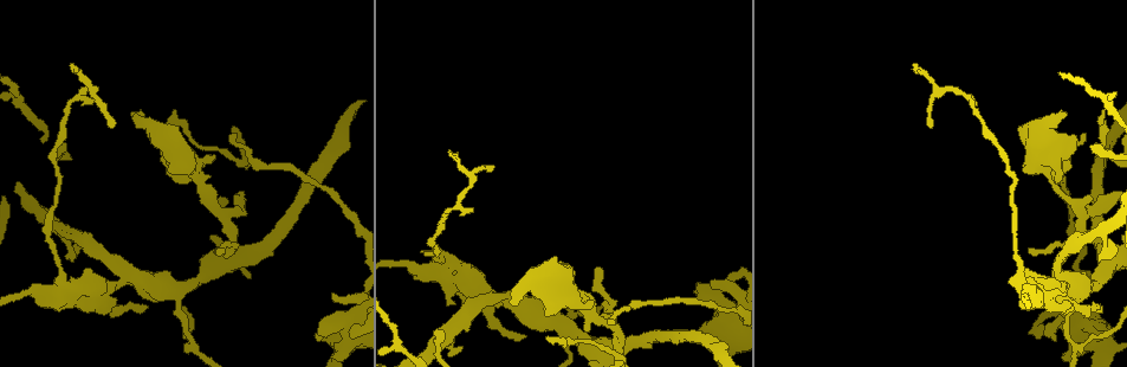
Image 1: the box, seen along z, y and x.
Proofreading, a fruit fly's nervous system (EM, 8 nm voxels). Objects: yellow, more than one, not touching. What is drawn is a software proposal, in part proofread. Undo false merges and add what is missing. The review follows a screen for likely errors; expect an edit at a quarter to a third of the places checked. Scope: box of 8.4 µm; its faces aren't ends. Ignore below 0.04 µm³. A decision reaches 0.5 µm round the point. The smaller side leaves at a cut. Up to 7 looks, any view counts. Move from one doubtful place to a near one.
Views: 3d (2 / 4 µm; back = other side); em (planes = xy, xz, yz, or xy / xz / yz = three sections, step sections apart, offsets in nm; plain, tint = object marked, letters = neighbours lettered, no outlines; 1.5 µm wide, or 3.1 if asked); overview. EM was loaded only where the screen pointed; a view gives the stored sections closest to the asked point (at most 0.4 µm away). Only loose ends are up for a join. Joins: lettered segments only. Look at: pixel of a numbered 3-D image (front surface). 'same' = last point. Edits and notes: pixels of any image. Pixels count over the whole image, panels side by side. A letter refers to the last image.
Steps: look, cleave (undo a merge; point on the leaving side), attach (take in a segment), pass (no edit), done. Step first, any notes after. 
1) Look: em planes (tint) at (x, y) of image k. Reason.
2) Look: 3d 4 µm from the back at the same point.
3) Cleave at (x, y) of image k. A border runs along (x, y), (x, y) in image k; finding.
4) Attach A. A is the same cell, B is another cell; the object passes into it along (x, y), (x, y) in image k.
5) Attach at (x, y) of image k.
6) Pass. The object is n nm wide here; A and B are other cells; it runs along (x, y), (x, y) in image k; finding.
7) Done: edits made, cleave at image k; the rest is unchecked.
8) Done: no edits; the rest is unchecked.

Look: em yz step 4 (letters) at (1098, 306) of image 1. An open end.

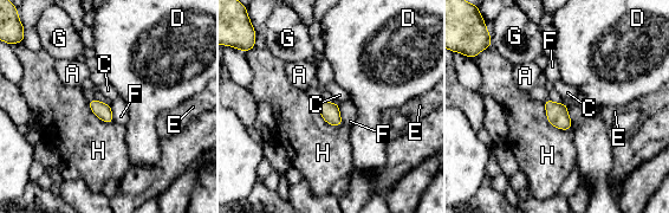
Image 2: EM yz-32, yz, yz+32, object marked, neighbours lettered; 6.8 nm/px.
Pass. The longest contact is with H, 260 nm; A, C, D, E, F, G and H are other cells; a border runs along (566, 103), (569, 118), (573, 126) in image 2; none of them fits.

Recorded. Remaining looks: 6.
Look: 3d 4 µm at (592, 301) of image 1. Branch stops here.

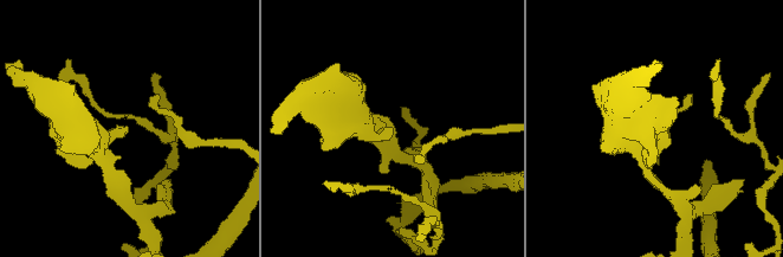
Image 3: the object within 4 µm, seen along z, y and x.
Look: em planes (letters) at (391, 129) of image 3. Now the EM.

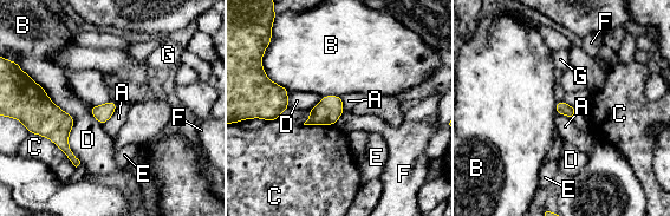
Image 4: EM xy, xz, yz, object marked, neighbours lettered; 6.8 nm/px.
Pass. A, B, C, D, E, F and G are other cells; a border runs along (117, 104), (114, 113), (103, 124) in image 4; none of them fits.

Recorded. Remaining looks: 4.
Look: 3d 2 µm at (1030, 291) of image 1. Calibre changes.

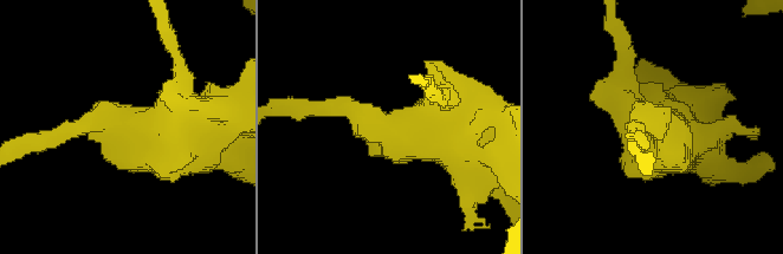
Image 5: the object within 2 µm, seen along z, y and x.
Look: em planes (tint) at (378, 126) of image 5.

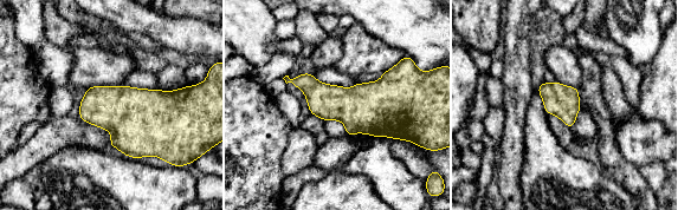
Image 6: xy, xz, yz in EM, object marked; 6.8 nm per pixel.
Look: em planes (letters) at the same point.

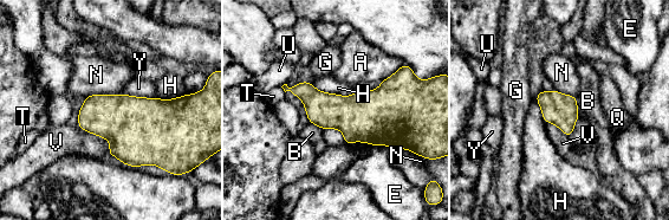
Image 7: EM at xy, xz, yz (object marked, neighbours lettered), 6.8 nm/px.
Pass. The longest contact is with H, 300 nm; A, B, E, G, H, N, Q, T, U, V and Y are other cells; a border runs along (77, 125), (104, 137), (108, 153) in image 7; one neuron here.

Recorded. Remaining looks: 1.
Done: no edits; the rest is unchecked.

